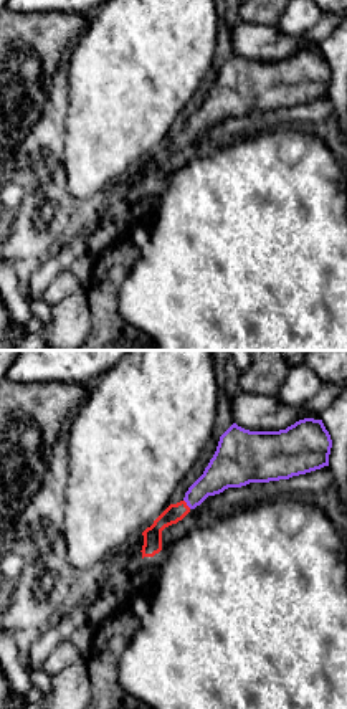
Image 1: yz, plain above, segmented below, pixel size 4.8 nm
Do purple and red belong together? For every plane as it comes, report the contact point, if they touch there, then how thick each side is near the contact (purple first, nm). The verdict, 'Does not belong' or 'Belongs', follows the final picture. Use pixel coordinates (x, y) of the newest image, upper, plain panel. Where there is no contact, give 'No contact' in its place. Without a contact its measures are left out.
Touches purple at (187, 134). Thickness 180 nm (purple) against 100 nm

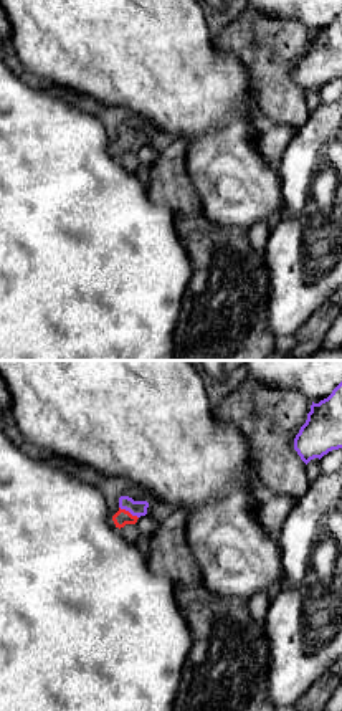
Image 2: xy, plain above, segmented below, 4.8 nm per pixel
Touches purple at (129, 141). Thickness 80 nm (purple) against 80 nm

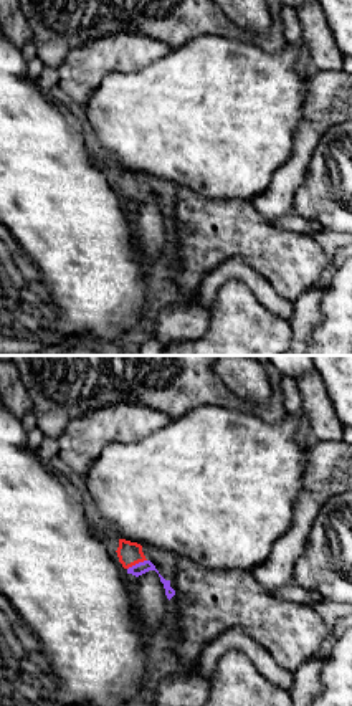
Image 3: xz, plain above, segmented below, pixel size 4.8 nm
Touches purple at (136, 194). Thickness 60 nm (purple) against 120 nm

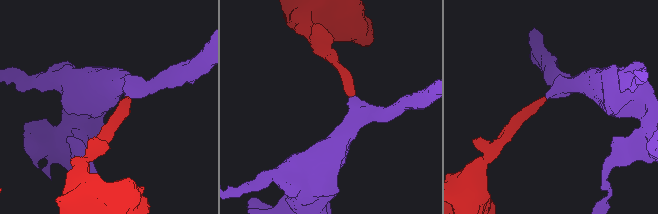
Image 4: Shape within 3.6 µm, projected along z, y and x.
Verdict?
Belongs

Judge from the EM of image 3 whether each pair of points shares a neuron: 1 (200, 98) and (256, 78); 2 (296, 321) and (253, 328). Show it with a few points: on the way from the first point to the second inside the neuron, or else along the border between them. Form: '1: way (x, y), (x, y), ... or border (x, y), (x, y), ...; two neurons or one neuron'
1: way (214, 98), (237, 98), (243, 91); one neuron
2: border (286, 321), (294, 338); two neurons

